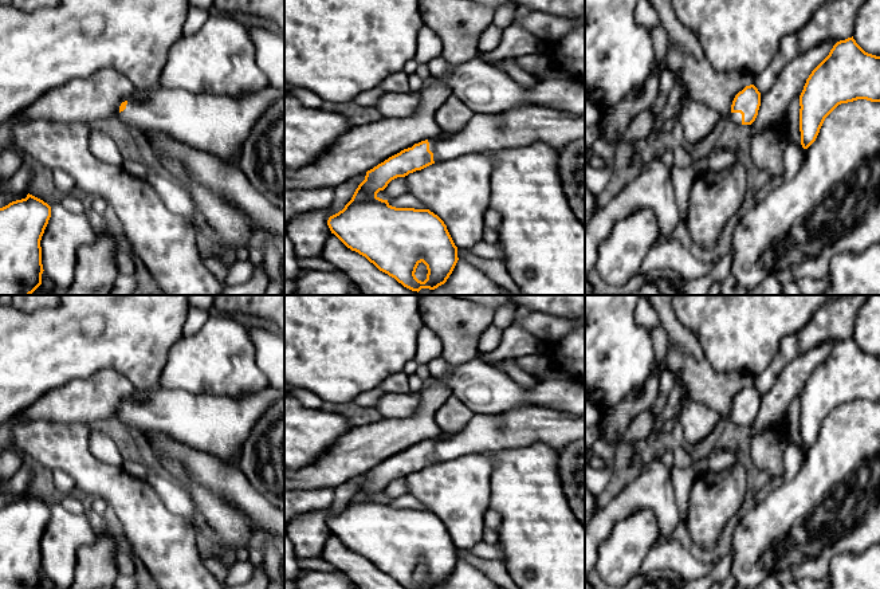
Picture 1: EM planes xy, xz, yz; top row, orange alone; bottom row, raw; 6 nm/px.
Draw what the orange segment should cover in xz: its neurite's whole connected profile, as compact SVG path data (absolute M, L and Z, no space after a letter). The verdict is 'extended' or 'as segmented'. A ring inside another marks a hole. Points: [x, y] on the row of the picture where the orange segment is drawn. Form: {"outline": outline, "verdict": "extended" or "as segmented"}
{"outline": "M527 103L494 114L474 113L467 125L456 133L440 131L436 137L415 144L412 148L389 157L366 172L365 180L355 189L351 200L342 211L327 220L327 225L347 248L365 256L380 271L394 278L412 291L435 290L444 284L452 274L459 258L444 221L429 209L396 208L377 196L388 184L409 173L421 170L435 162L461 156L494 152L499 149L526 146L543 142L561 148L571 141L585 138L585 115ZM420 263L427 266L424 282L415 275Z", "verdict": "extended"}

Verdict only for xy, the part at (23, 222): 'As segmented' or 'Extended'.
As segmented

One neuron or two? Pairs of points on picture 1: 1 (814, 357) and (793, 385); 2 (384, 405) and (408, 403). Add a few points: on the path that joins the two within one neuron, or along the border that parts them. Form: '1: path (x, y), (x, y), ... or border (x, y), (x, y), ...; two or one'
1: path (808, 364), (793, 379); one
2: path (389, 405), (403, 405); one

